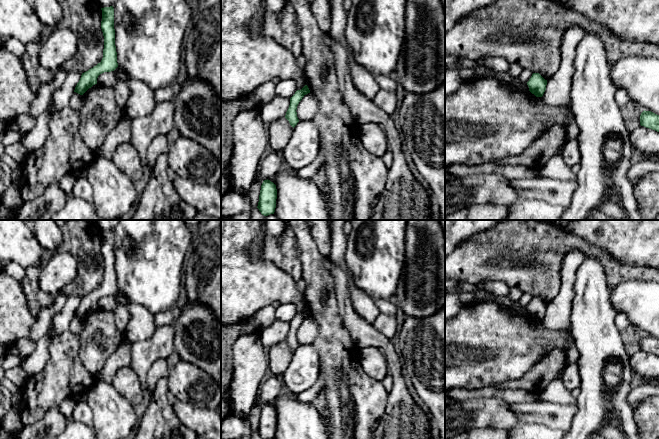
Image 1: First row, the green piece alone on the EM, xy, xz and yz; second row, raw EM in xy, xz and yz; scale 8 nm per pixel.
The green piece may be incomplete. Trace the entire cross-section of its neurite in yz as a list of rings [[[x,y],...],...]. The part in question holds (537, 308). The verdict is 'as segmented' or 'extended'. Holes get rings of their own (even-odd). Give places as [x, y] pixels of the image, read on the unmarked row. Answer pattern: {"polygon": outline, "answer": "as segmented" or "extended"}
{"polygon": [[[533,297],[529,305],[527,306],[529,315],[536,321],[542,321],[547,309],[545,304],[539,297]]], "answer": "as segmented"}

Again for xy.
{"polygon": [[[113,230],[101,232],[101,253],[104,260],[103,282],[93,292],[82,297],[74,316],[83,319],[89,312],[97,308],[97,302],[104,296],[114,295],[118,291],[115,270],[114,232]]], "answer": "as segmented"}

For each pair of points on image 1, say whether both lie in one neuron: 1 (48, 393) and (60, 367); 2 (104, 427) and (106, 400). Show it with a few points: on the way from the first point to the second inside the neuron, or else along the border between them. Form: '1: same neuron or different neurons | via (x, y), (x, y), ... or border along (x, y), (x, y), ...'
1: same neuron | via (51, 387), (60, 378), (60, 373)
2: same neuron | via (106, 420), (106, 407)

